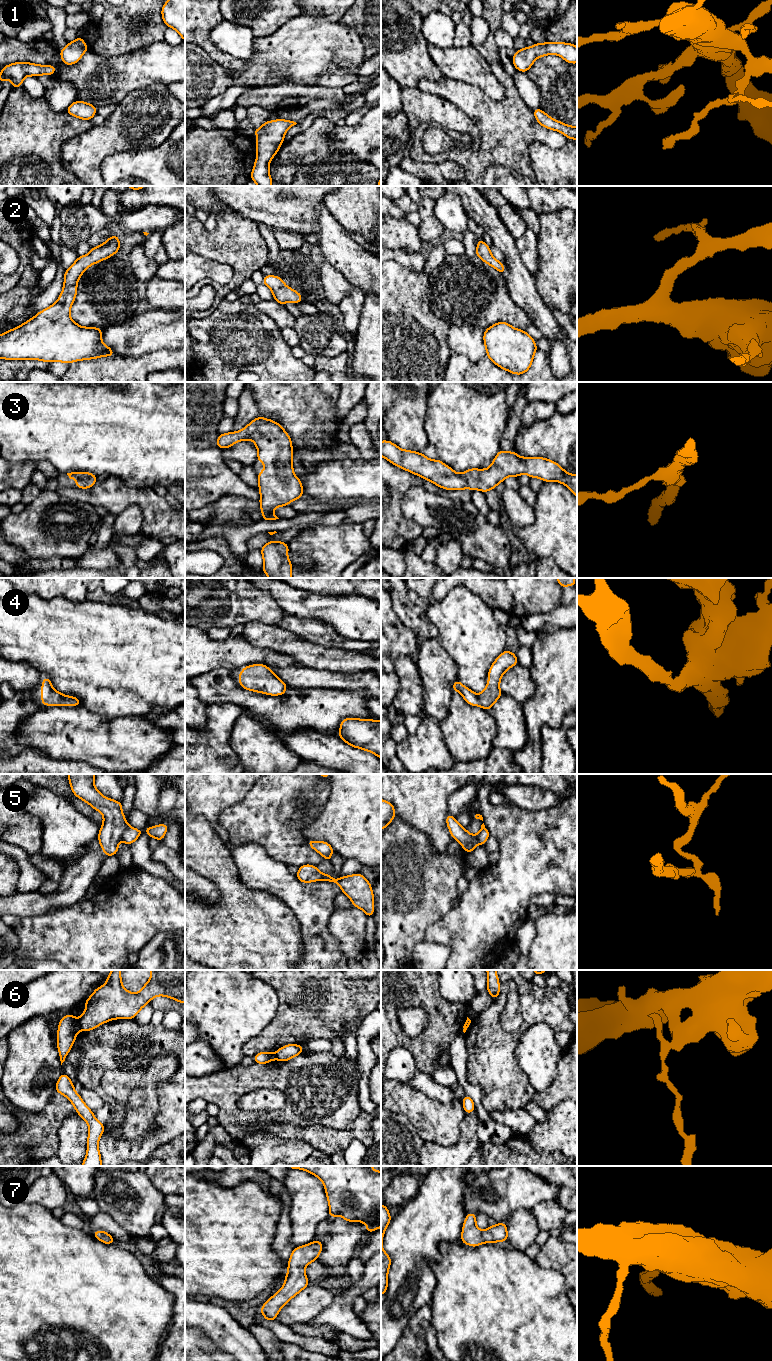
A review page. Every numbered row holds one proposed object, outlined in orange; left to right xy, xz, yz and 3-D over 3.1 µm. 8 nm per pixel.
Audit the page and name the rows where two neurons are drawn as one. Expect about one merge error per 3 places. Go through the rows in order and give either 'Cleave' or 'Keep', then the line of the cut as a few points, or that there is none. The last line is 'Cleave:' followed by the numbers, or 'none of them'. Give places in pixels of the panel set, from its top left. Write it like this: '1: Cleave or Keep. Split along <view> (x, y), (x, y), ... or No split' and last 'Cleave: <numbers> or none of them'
1: Keep. No split
2: Keep. No split
3: Keep. No split
4: Keep. No split
5: Cleave. Split along xy (128, 826), (121, 838)
6: Cleave. Split along xy (77, 1023), (79, 1028)
7: Keep. No split
Cleave: 5, 6

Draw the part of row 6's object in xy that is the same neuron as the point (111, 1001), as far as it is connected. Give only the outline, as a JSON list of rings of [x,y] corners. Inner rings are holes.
[[[112,970],[107,976],[107,982],[94,990],[84,1002],[86,1009],[78,1020],[78,1028],[91,1031],[103,1023],[113,1019],[135,1019],[138,1012],[155,996],[166,996],[179,1003],[185,1003],[185,970],[150,970],[151,977],[143,988],[131,993],[122,985],[121,971]]]

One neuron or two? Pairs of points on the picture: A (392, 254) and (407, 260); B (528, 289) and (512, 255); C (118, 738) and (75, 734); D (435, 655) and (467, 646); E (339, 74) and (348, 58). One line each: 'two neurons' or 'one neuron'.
A: one neuron
B: one neuron
C: one neuron
D: two neurons
E: two neurons

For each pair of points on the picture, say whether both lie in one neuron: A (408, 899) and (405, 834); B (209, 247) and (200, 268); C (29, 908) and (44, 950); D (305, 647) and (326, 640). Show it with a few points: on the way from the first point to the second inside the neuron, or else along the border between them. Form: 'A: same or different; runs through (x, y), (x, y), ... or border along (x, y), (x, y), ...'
A: same; runs through (407, 883), (407, 850)
B: different; border along (195, 253), (227, 265)
C: different; border along (54, 909), (39, 915), (20, 918)
D: different; border along (294, 634), (324, 646), (337, 646), (339, 648)

